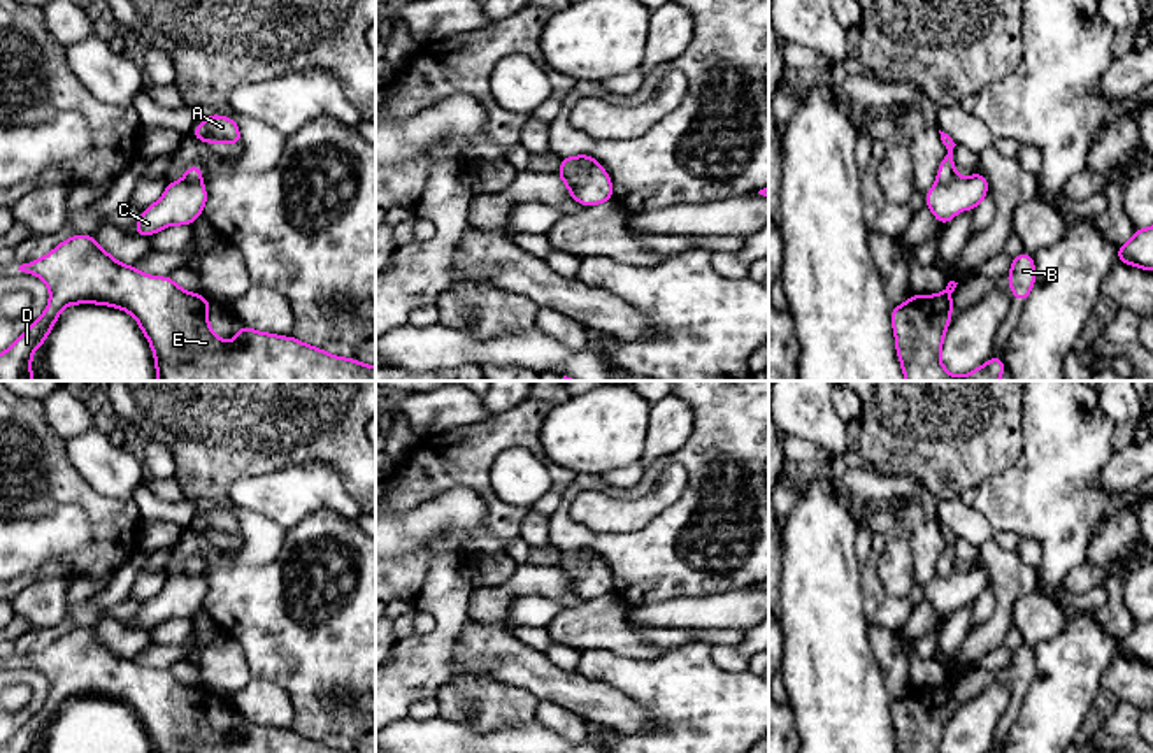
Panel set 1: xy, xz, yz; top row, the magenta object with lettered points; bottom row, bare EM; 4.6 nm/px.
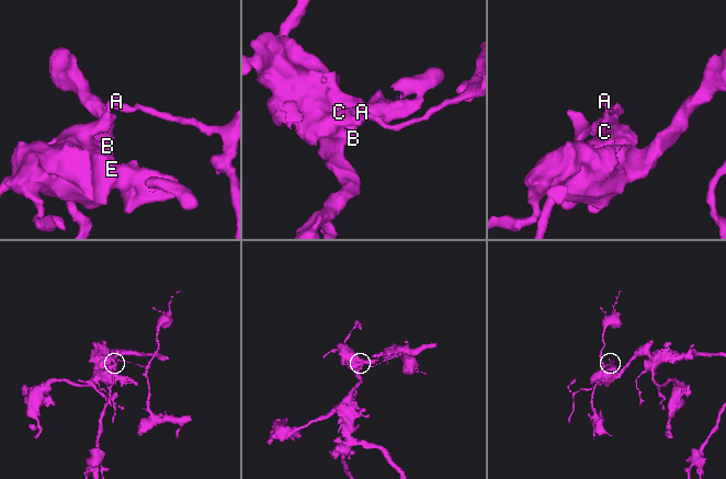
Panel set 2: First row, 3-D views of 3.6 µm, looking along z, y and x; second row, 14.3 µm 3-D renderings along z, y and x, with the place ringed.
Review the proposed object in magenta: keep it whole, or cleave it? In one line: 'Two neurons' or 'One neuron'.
Two neurons

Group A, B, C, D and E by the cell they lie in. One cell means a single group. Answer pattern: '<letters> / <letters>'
A / B C D E

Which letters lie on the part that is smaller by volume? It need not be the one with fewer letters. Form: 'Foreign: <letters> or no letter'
Foreign: A

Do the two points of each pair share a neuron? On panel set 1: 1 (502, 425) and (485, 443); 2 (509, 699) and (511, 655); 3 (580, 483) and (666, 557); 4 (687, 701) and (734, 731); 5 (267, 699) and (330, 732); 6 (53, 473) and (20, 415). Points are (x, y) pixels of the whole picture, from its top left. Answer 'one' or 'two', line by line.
1: one
2: two
3: one
4: one
5: two
6: one

